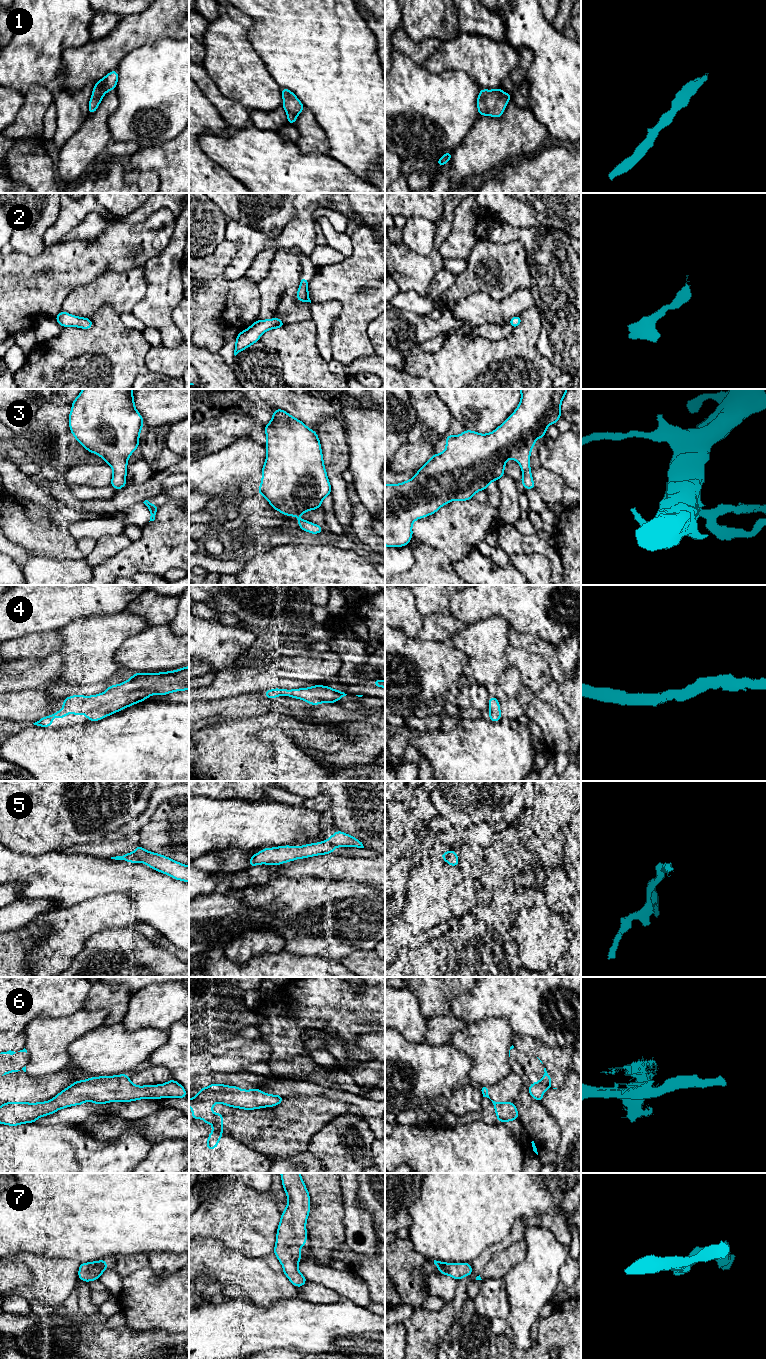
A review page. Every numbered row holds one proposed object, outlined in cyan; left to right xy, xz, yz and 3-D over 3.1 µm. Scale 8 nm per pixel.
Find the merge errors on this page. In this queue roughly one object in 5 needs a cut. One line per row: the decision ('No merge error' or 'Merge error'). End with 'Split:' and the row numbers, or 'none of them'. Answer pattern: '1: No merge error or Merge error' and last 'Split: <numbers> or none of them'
1: No merge error
2: No merge error
3: No merge error
4: No merge error
5: Merge error
6: No merge error
7: No merge error
Split: 5

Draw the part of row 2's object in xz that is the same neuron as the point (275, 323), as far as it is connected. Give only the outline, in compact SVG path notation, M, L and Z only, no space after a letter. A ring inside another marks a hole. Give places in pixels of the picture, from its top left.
M273 318L268 320L258 319L249 328L240 332L236 337L236 346L234 350L234 355L236 356L242 350L248 348L252 344L259 341L259 338L263 333L269 329L277 329L286 326L280 318Z

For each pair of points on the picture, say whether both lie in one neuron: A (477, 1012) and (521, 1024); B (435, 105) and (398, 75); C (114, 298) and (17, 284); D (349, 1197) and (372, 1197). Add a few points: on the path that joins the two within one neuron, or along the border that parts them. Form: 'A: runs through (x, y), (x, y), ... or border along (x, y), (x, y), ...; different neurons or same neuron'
A: runs through (489, 1010), (510, 1010), (512, 1012); same neuron
B: runs through (426, 102), (407, 84); same neuron
C: runs through (90, 284), (41, 284); same neuron
D: border along (357, 1183), (357, 1198), (371, 1217); different neurons

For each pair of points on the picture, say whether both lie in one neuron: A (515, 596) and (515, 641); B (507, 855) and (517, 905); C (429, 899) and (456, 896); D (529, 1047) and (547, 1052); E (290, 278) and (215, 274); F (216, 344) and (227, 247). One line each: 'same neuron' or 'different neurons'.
A: different neurons
B: same neuron
C: different neurons
D: same neuron
E: same neuron
F: same neuron

